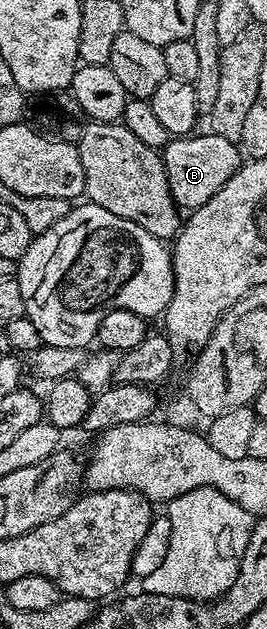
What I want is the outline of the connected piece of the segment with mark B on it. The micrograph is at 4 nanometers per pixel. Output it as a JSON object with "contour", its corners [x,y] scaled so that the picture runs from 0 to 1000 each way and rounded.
{"contour":[[[798,211],[742,213],[640,219],[599,240],[629,285],[629,300],[655,324],[682,332],[745,329],[794,313],[809,313],[809,307],[824,307],[824,300],[839,300],[839,294],[869,288],[869,281],[914,258],[895,229],[854,224],[854,218],[824,218]]]}

